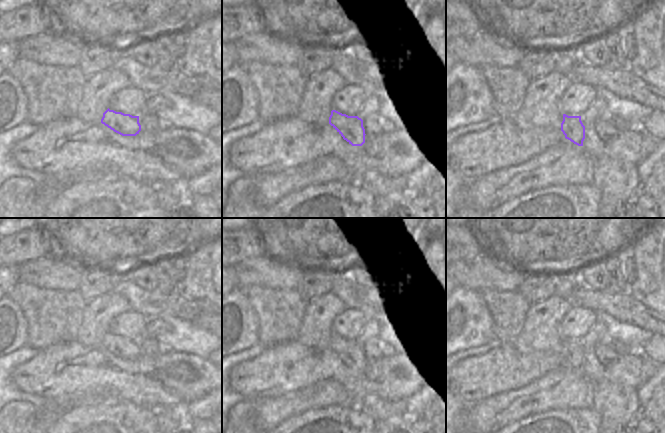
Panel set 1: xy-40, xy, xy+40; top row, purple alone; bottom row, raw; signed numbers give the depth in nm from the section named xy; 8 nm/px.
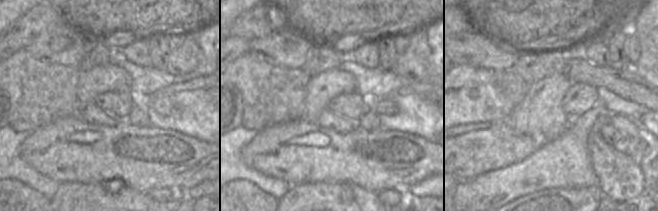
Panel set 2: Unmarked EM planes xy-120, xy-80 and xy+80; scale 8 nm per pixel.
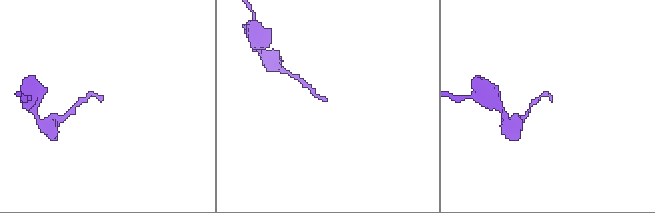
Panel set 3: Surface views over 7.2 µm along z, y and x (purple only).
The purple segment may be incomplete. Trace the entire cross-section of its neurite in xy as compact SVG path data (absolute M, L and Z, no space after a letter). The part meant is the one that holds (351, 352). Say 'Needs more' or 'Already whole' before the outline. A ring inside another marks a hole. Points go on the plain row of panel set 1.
Already whole. M332 334L329 348L352 370L362 370L365 367L363 344L358 340L348 340Z

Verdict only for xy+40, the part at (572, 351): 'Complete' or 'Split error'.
Split error.

